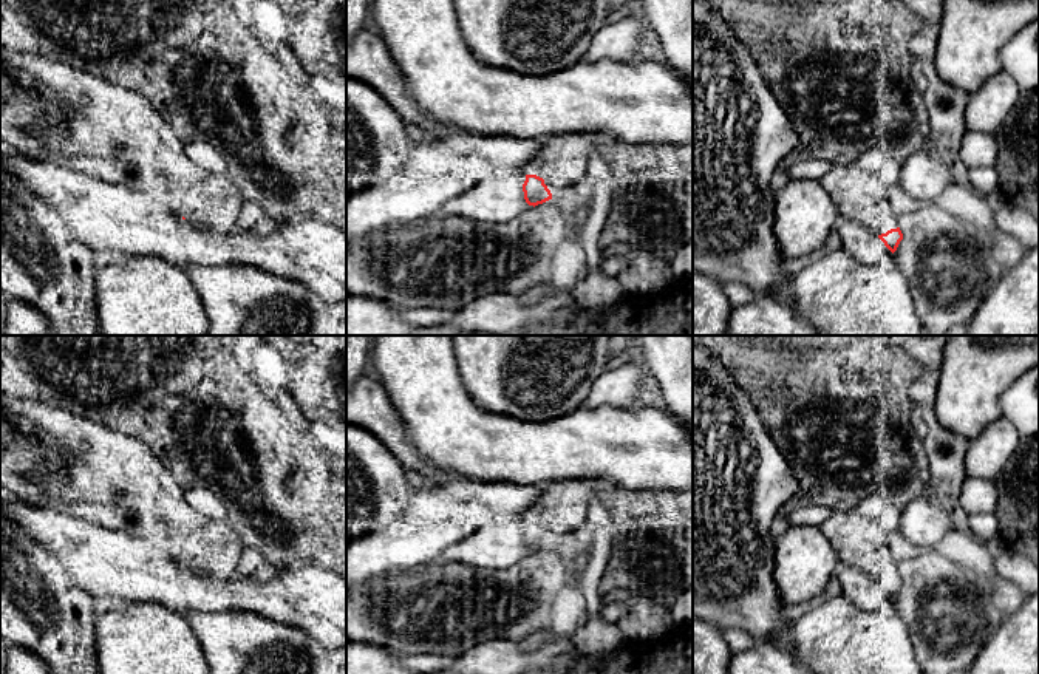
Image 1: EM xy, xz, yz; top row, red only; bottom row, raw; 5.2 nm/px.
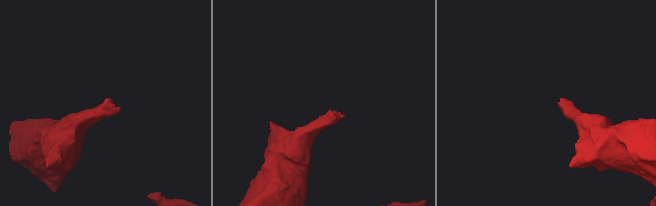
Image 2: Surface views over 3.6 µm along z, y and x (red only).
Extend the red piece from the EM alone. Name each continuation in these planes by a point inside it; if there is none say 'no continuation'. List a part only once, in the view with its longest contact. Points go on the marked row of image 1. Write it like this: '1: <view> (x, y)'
1: xz (563, 159)

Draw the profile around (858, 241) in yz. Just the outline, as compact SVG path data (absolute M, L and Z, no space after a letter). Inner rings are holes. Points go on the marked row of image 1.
M841 220L838 224L841 247L858 263L869 266L895 267L894 254L867 227L857 221Z

